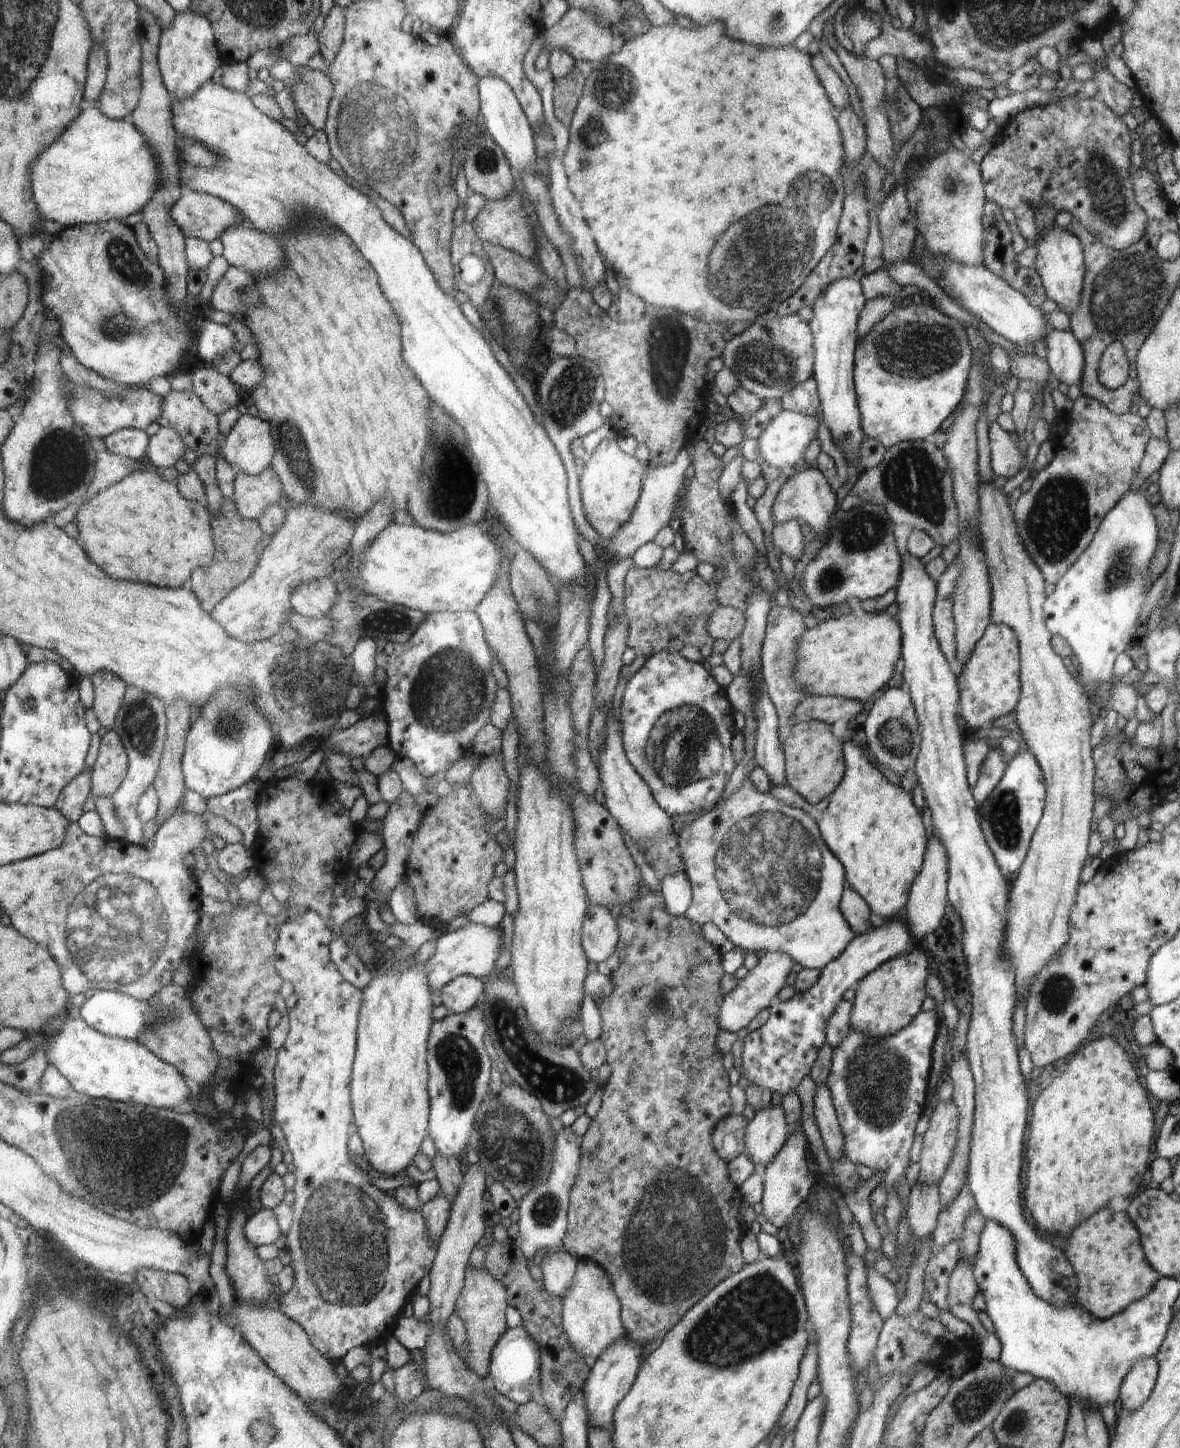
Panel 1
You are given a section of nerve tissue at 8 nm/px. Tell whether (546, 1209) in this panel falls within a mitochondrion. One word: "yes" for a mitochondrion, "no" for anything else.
yes

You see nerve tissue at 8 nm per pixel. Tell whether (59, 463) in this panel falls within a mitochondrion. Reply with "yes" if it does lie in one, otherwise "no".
yes

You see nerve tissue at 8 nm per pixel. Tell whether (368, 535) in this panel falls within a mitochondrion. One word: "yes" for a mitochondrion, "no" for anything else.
no

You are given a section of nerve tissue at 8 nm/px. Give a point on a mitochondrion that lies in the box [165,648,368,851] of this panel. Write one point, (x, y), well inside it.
(230, 724)

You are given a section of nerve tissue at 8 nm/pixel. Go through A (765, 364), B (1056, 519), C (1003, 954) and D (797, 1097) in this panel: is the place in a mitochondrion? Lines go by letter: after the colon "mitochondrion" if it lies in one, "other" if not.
A: mitochondrion
B: mitochondrion
C: other
D: other

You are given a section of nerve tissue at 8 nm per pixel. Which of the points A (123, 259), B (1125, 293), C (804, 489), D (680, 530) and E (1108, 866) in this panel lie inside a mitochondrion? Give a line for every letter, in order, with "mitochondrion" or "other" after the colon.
A: mitochondrion
B: mitochondrion
C: other
D: other
E: other

